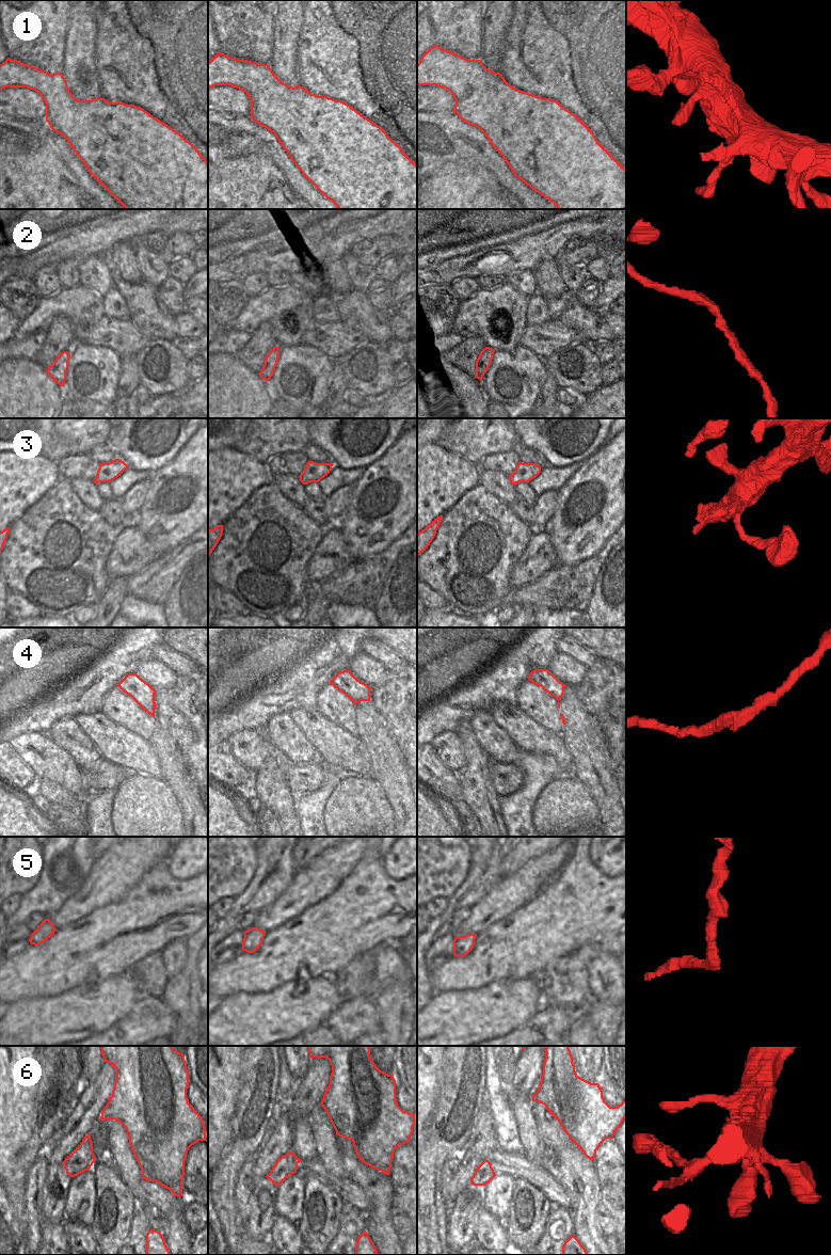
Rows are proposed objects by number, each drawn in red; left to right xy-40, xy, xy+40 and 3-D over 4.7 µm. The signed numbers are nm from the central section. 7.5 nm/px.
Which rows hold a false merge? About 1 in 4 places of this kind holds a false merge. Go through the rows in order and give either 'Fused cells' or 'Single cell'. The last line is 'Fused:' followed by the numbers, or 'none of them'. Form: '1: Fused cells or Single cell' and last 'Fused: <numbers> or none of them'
1: Single cell
2: Single cell
3: Single cell
4: Fused cells
5: Single cell
6: Fused cells
Fused: 4, 6.

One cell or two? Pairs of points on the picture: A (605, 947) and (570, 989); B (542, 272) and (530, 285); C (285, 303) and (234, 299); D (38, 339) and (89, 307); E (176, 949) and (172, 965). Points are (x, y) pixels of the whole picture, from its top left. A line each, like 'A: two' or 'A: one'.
A: one
B: two
C: two
D: two
E: one

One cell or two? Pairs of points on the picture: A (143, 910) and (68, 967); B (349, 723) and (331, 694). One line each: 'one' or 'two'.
A: one
B: one

